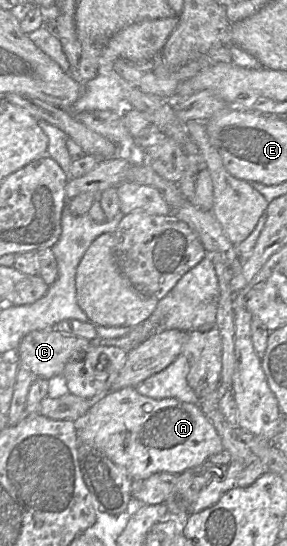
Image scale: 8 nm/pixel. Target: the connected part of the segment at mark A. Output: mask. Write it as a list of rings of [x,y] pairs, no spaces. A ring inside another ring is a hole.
[[[135,387],[109,391],[95,399],[88,421],[78,433],[80,442],[103,452],[132,479],[145,479],[159,472],[180,474],[224,449],[199,405],[175,398],[154,399],[141,395]]]

